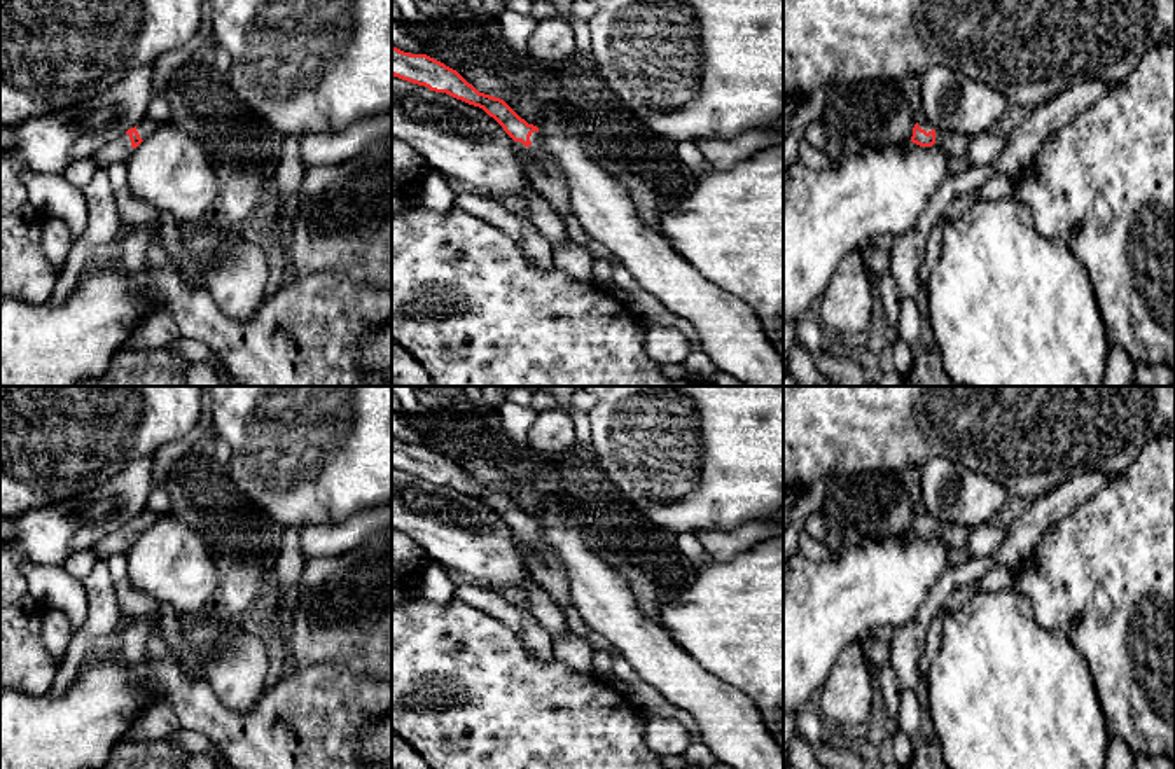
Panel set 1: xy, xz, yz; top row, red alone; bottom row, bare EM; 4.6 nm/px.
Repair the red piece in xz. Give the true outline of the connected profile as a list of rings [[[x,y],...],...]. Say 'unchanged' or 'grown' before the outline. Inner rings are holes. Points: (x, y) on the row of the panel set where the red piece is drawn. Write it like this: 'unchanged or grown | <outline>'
grown | [[[393,45],[392,75],[483,108],[516,142],[533,189],[563,220],[572,213],[567,180],[546,152],[539,128],[521,119],[504,100],[479,93],[456,70],[427,54],[404,52]]]

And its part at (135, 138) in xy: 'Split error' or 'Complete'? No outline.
Split error

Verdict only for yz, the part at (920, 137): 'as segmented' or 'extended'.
extended

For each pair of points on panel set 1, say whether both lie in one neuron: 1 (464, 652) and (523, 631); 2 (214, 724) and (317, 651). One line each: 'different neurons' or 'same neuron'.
1: different neurons
2: different neurons

